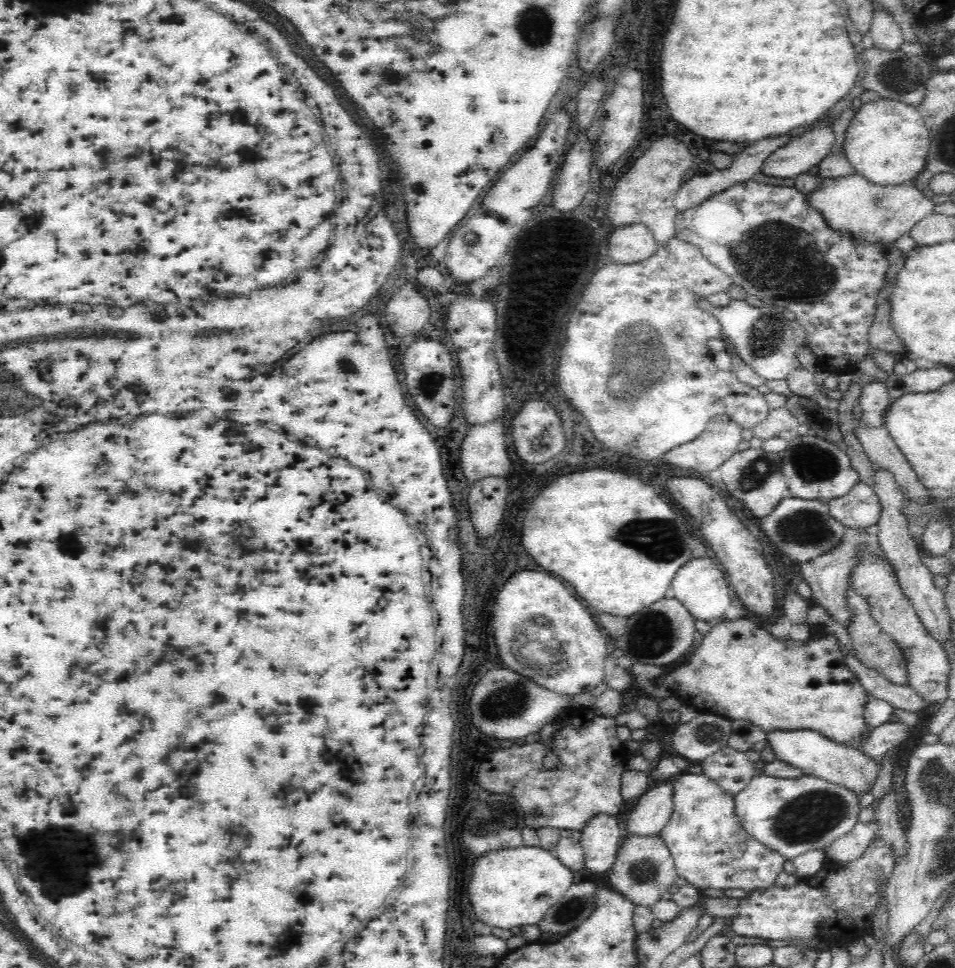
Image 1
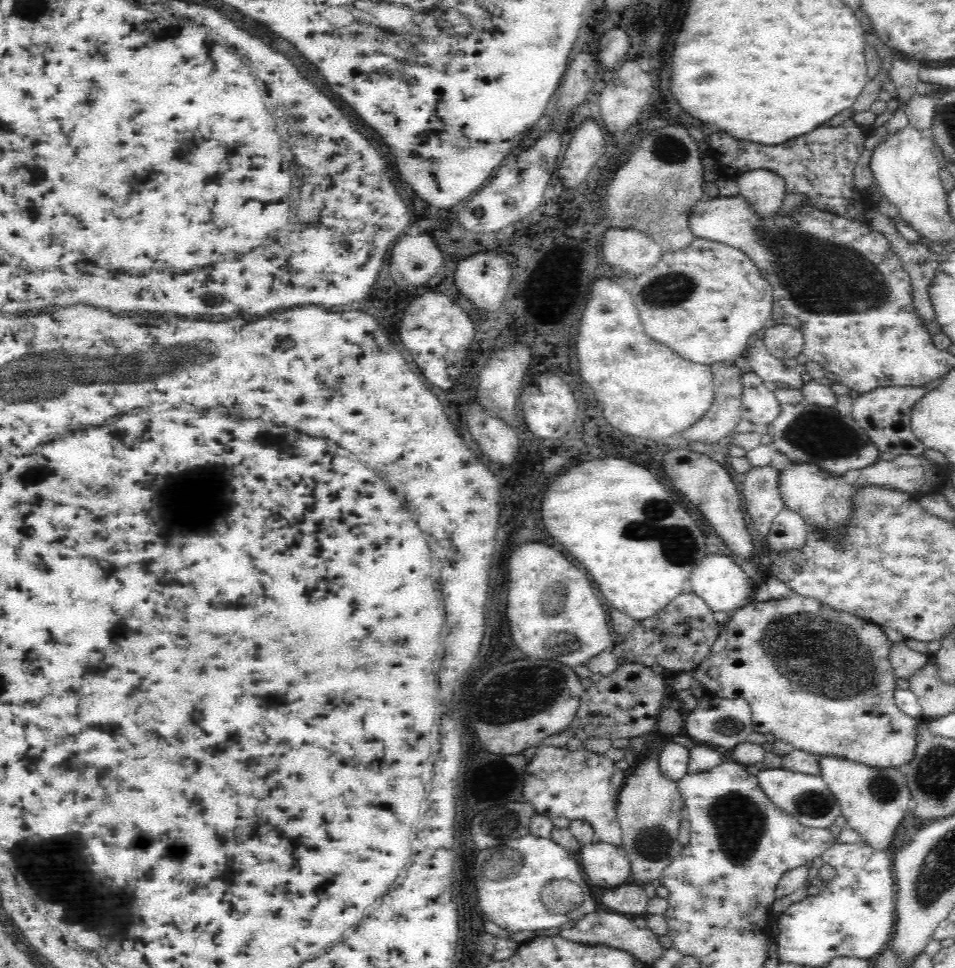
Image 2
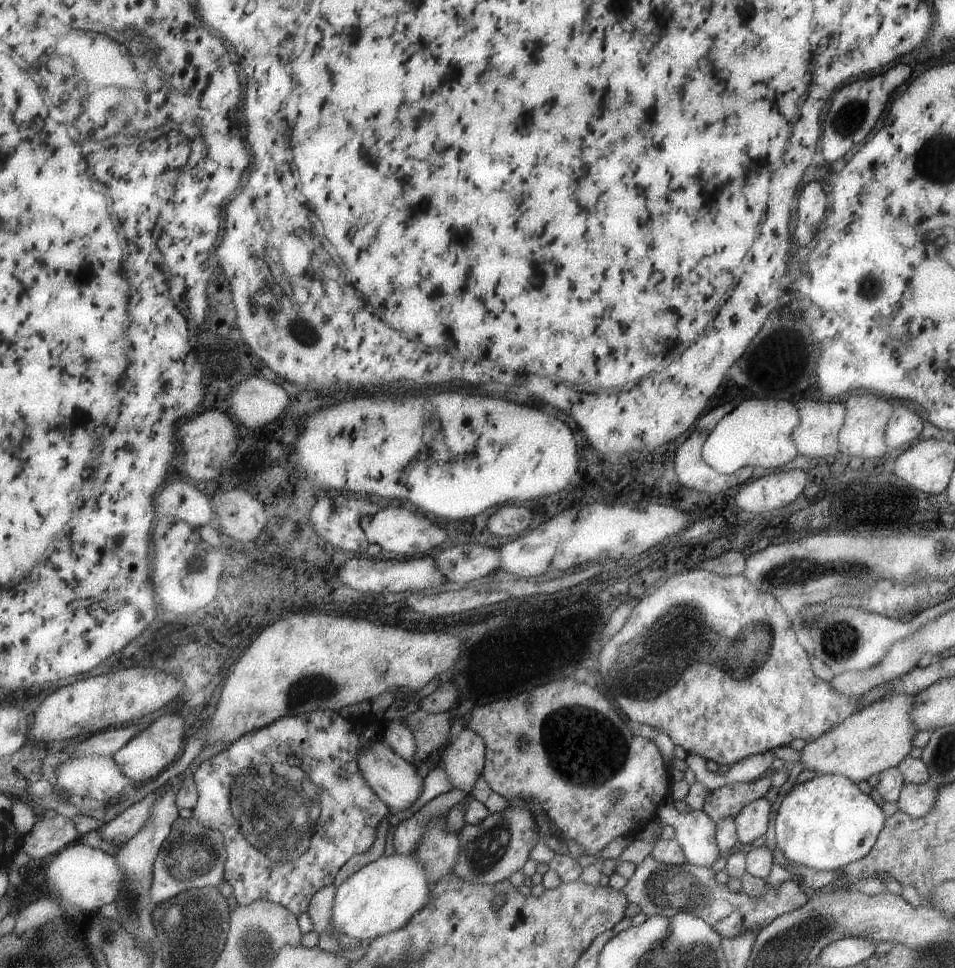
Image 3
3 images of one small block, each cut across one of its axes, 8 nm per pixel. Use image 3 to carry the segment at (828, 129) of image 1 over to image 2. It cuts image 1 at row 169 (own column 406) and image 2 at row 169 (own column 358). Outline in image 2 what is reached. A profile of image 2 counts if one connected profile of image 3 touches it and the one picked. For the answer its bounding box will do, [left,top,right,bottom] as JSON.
[736,170,785,220]

